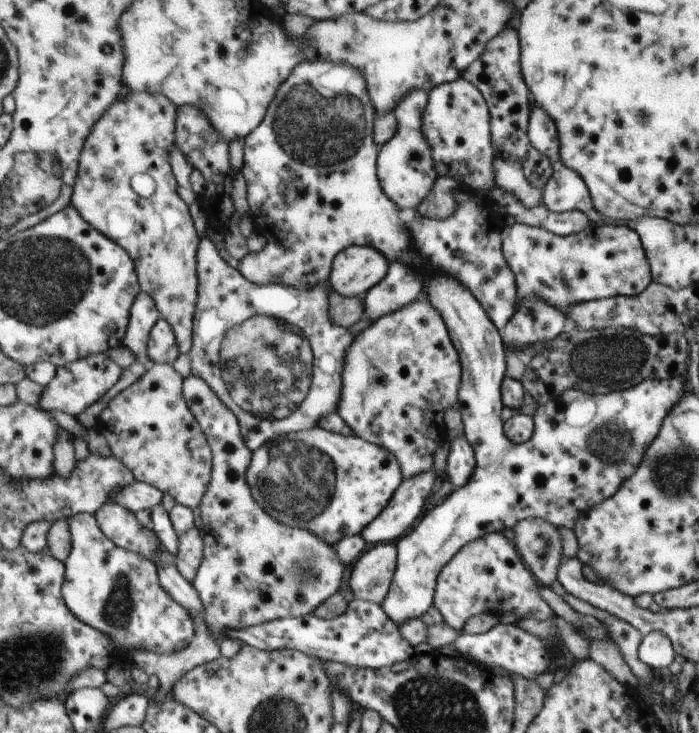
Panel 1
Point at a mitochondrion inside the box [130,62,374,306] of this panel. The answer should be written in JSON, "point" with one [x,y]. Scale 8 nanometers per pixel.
{"point":[314,122]}

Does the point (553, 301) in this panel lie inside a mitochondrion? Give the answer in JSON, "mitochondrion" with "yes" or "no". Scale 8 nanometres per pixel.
{"mitochondrion":"no"}

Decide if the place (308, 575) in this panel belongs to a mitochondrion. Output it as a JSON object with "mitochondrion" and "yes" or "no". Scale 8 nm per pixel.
{"mitochondrion":"yes"}

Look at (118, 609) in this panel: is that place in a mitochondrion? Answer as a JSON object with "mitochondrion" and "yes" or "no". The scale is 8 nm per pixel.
{"mitochondrion":"yes"}

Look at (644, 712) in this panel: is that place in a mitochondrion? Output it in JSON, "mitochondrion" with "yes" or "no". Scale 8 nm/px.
{"mitochondrion":"no"}

